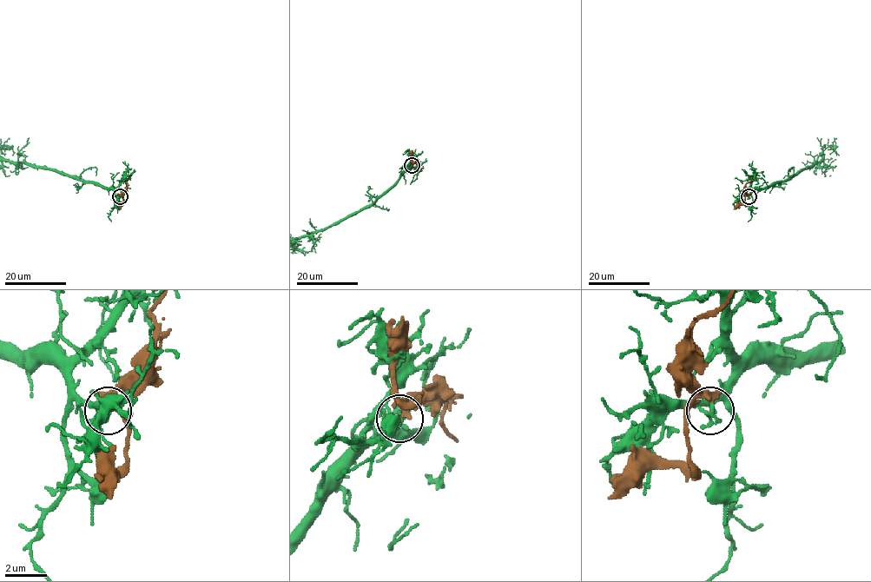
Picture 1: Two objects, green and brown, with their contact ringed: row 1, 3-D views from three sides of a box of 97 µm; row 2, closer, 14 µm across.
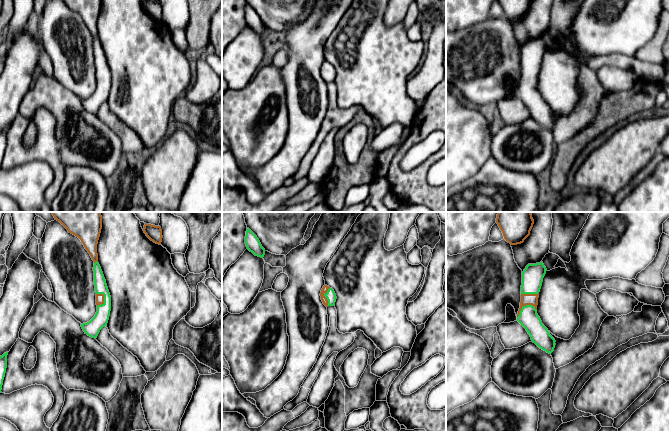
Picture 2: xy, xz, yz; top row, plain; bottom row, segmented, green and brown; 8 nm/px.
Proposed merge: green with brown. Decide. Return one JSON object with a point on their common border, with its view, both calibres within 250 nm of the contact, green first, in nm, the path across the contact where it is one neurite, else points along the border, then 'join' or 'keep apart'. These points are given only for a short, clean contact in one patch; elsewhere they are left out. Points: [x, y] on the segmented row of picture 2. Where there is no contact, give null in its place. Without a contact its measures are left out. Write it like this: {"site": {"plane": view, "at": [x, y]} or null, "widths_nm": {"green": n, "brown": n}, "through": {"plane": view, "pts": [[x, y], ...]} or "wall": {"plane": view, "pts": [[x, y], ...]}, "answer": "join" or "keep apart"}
{"site": {"plane": "yz", "at": [524, 306]}, "widths_nm": {"green": 160, "brown": 100}, "answer": "keep apart"}

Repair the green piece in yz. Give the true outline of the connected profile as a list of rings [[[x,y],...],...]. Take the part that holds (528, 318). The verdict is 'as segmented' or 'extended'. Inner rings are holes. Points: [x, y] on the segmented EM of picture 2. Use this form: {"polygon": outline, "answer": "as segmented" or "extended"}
{"polygon": [[[523,306],[517,317],[517,321],[526,329],[532,342],[540,349],[549,354],[554,351],[556,341],[550,335],[548,329],[542,324],[534,306]]], "answer": "as segmented"}

